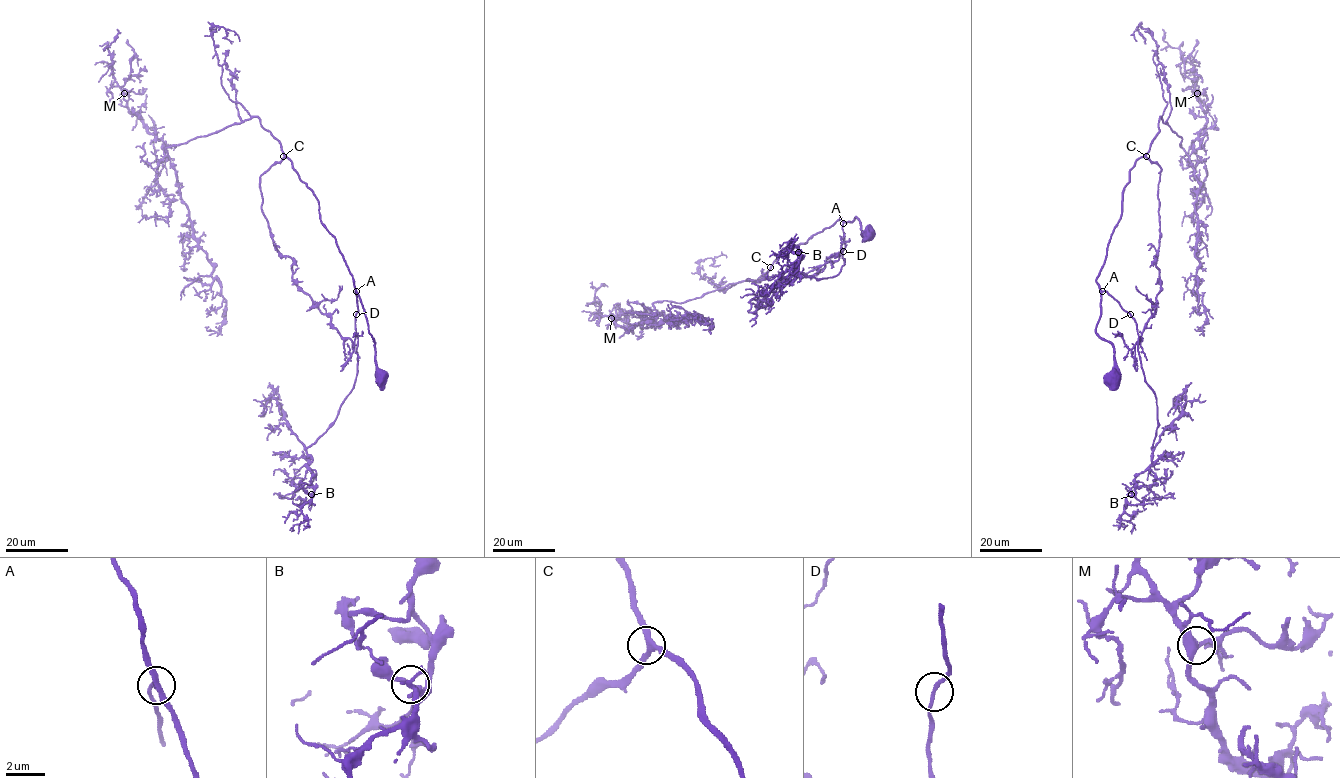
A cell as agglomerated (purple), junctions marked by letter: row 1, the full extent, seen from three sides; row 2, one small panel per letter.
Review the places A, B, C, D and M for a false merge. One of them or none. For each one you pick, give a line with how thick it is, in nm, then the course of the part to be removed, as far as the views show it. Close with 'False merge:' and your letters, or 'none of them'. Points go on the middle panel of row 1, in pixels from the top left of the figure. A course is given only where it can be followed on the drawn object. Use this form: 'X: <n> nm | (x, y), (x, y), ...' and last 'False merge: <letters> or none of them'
False merge: none of them

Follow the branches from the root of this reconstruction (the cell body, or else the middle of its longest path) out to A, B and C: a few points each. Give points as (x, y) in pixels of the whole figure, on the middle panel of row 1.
A: (869, 235), (866, 237), (862, 234), (861, 223), (855, 217), (843, 223)
B: (869, 235), (862, 234), (855, 217), (843, 223), (844, 264), (833, 277), (794, 274), (801, 257), (798, 252)
C: (869, 235), (862, 234), (855, 217), (851, 222), (840, 217), (805, 243), (783, 250), (770, 267)

